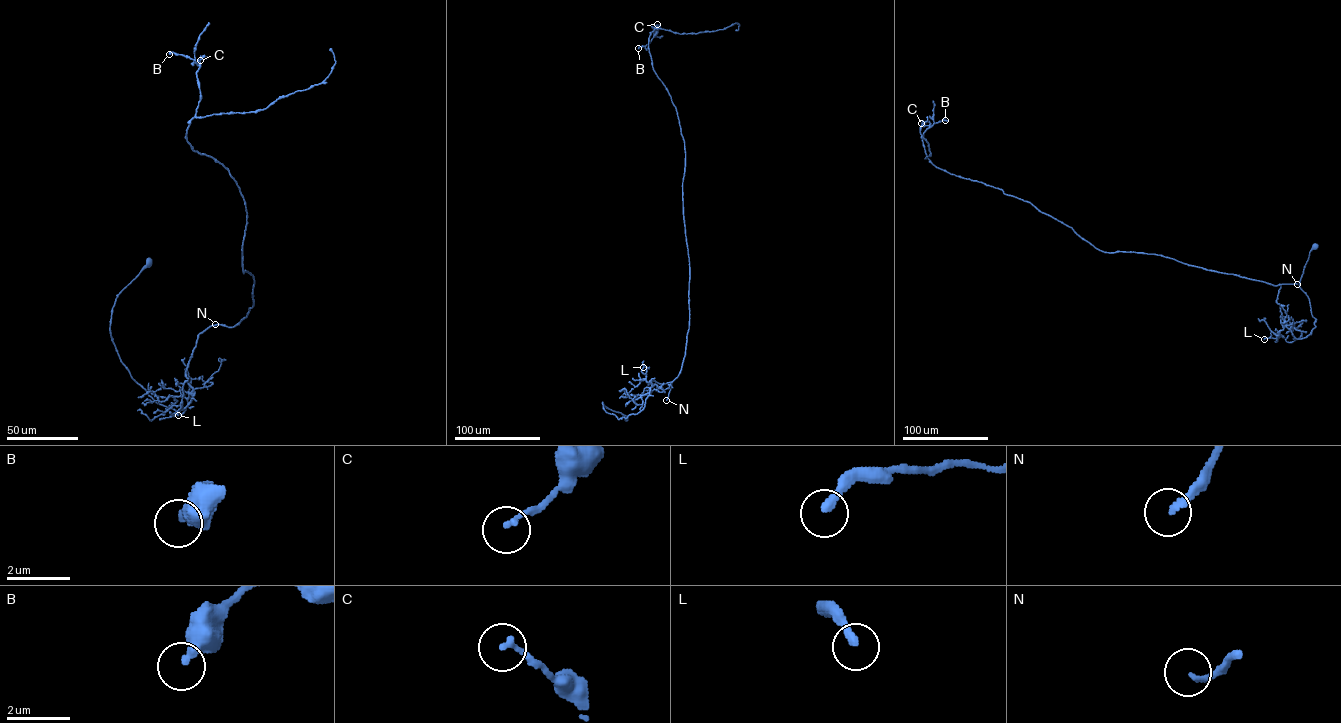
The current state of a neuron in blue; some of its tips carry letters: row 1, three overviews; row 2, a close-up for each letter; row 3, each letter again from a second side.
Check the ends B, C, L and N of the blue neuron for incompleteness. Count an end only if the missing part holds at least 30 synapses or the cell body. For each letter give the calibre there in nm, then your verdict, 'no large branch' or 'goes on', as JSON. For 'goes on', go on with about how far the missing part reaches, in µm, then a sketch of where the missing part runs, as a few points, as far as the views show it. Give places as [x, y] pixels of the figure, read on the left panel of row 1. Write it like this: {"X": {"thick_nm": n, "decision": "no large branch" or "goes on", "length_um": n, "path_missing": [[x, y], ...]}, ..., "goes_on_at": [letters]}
{"B": {"thick_nm": 400, "decision": "no large branch"}, "C": {"thick_nm": 190, "decision": "no large branch"}, "L": {"thick_nm": 280, "decision": "no large branch"}, "N": {"thick_nm": 180, "decision": "goes on", "length_um": 120, "path_missing": [[215, 324], [211, 328], [208, 324], [213, 332], [222, 338], [233, 338], [257, 311], [253, 297], [223, 279]]}, "goes_on_at": ["N"]}

